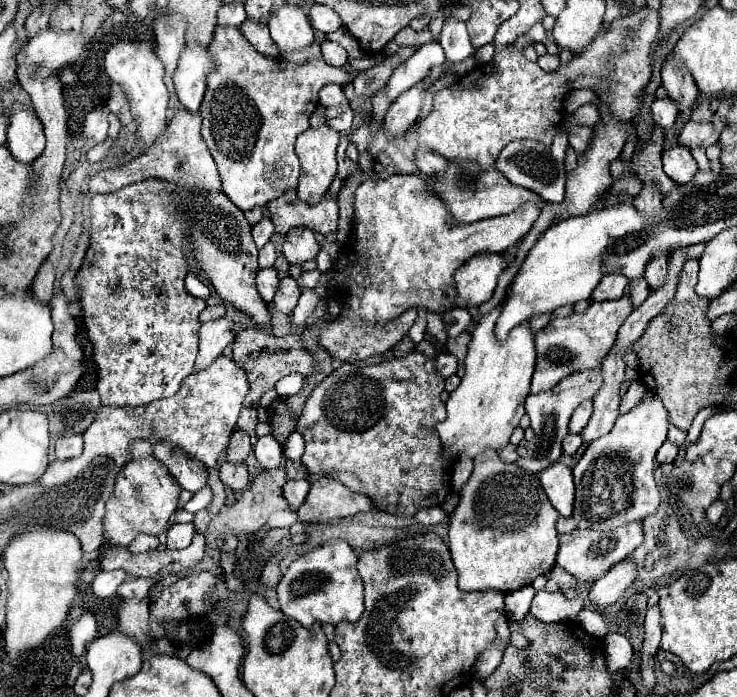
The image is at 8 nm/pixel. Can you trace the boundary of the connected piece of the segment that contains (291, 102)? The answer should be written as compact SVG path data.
M217 26L209 48L217 58L217 70L207 78L207 92L199 108L203 118L201 134L205 136L209 152L217 164L223 184L221 190L237 208L241 208L241 212L247 212L257 206L265 206L287 190L297 188L299 158L295 154L295 140L299 134L309 130L309 118L317 106L319 90L327 84L347 86L353 78L343 68L325 64L322 57L293 64L283 58L263 56L247 42L241 30L233 26Z

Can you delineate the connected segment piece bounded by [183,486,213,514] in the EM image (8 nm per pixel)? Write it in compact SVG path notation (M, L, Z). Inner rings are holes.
M207 486L207 488L203 488L203 490L199 490L185 506L183 506L183 510L187 510L187 512L199 512L199 510L203 510L209 502L211 502L211 498L213 498L213 492L211 492L211 488Z

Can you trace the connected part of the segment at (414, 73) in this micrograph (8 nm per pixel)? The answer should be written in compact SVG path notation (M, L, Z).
M429 42L425 46L421 46L407 62L399 64L391 78L385 84L385 94L389 98L389 104L401 96L407 88L413 88L417 82L425 80L429 76L429 70L433 64L443 64L445 62L445 54L443 48L437 42Z

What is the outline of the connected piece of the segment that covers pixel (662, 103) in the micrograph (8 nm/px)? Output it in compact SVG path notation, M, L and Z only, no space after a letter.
M663 98L663 100L655 100L651 104L651 114L655 124L659 124L663 130L669 130L679 114L679 106L675 104L675 100L671 98Z

